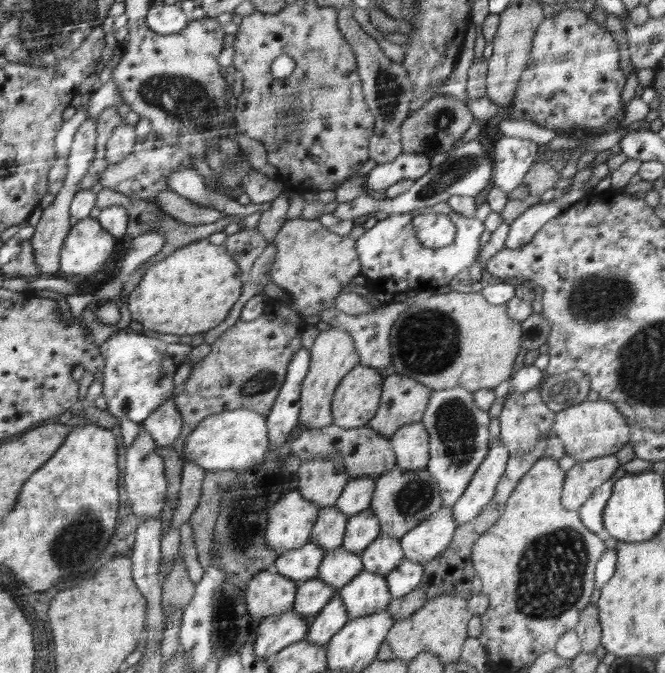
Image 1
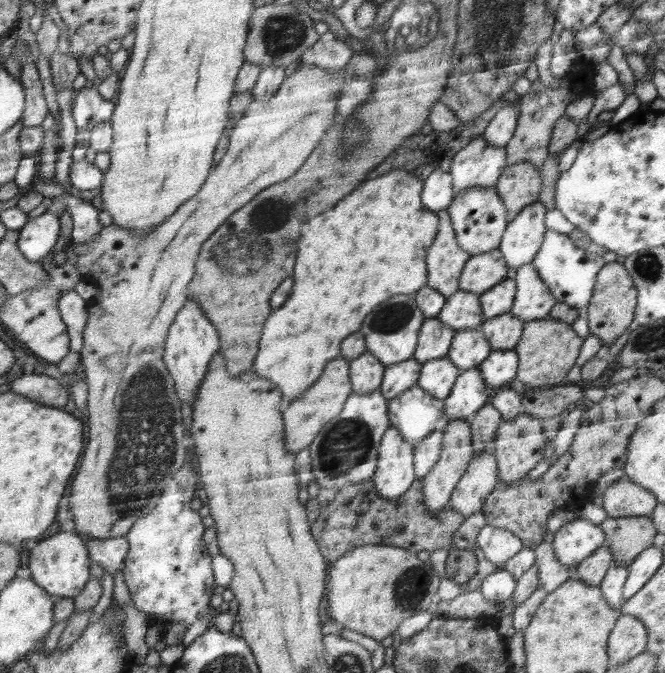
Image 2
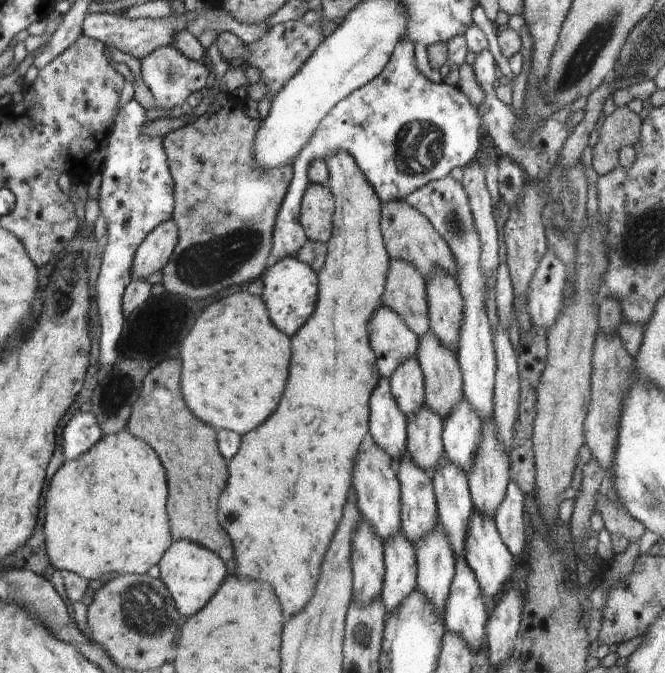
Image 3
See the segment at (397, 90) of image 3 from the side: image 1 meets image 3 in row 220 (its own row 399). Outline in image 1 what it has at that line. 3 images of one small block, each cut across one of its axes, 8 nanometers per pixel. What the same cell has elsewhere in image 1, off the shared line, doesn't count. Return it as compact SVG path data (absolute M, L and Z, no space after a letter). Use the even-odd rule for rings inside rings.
M304 347L295 353L296 356L292 355L292 368L288 368L288 380L285 380L284 388L280 388L276 405L267 416L271 440L269 449L284 446L288 434L299 424L303 381L310 370L310 352Z

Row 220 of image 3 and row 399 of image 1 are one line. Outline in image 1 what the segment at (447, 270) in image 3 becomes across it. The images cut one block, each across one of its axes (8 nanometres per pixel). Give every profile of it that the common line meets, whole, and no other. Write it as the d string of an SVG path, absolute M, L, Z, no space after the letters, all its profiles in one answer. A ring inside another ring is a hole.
M391 372L384 380L383 402L375 418L367 424L368 428L389 439L398 429L420 422L427 411L432 390L411 377Z

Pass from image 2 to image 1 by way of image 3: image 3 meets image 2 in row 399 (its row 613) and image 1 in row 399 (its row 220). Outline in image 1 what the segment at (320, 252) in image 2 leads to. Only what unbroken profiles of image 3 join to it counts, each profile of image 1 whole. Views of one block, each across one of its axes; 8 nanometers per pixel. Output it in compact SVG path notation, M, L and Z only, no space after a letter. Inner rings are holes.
M360 364L335 392L332 413L335 426L354 429L364 427L379 411L382 376L378 370Z

